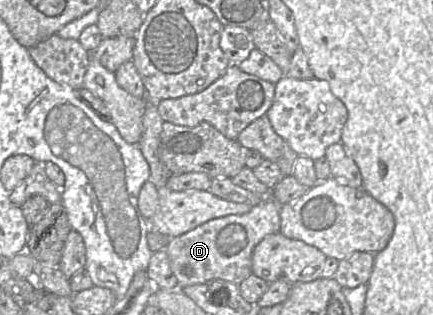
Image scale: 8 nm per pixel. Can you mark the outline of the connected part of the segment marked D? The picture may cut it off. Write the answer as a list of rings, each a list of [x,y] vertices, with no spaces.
[[[270,198],[263,200],[242,215],[212,219],[195,229],[171,238],[164,249],[169,257],[179,288],[212,280],[225,280],[239,285],[251,274],[252,253],[266,236],[280,230],[280,206]]]

